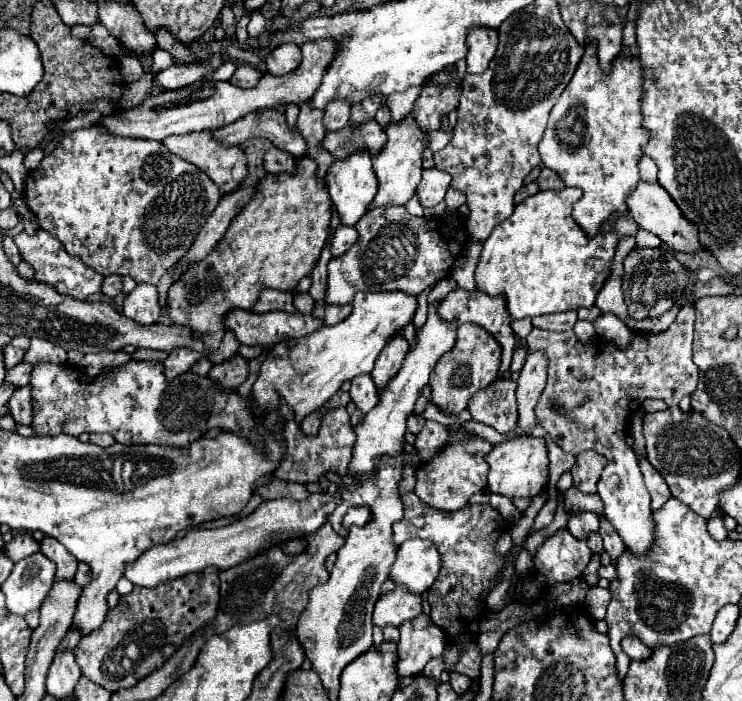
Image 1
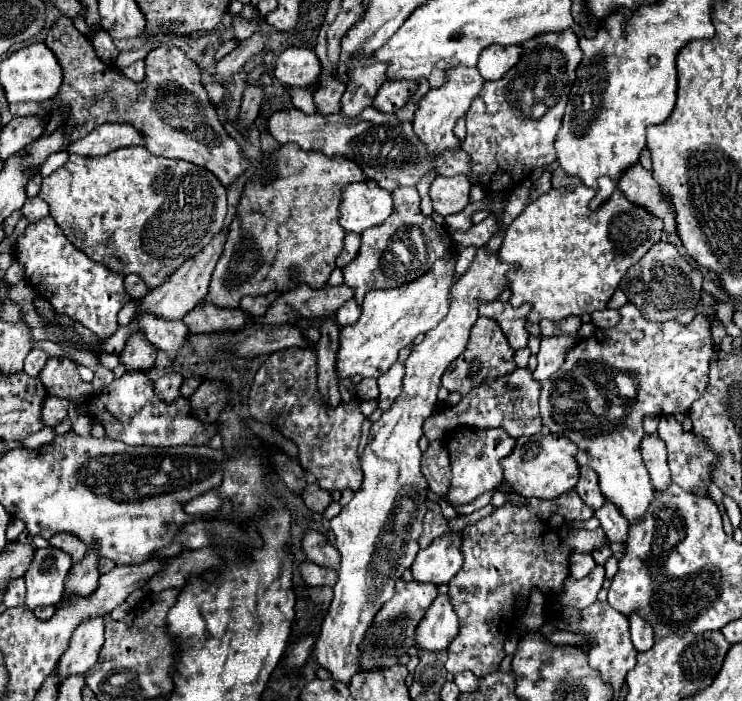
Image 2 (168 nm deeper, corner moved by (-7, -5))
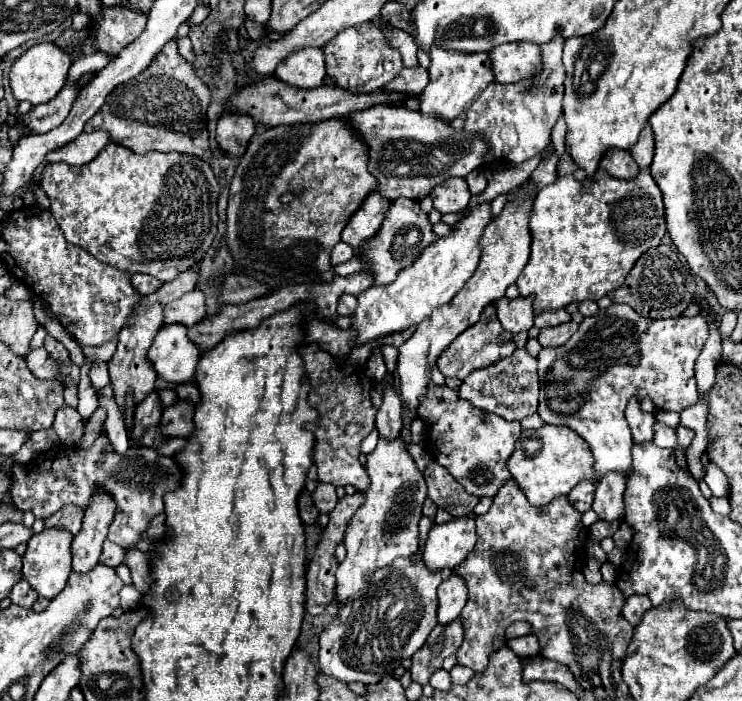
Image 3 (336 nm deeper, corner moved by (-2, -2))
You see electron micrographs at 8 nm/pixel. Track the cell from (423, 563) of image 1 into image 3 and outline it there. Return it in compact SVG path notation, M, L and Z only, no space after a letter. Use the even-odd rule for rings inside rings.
M459 517L445 525L433 525L423 549L423 563L429 571L457 567L475 545L475 519Z

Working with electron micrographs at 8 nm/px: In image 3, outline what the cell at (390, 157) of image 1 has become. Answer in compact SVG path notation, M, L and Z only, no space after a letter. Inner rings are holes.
M441 47L431 49L431 67L429 67L429 83L419 95L421 113L437 117L445 123L453 121L457 115L467 111L473 101L479 99L481 91L493 81L487 53L479 55L455 55L453 51L443 51Z

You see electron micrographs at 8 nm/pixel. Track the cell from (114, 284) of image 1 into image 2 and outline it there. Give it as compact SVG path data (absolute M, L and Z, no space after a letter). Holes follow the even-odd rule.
M128 274L126 280L124 280L124 284L126 284L126 292L128 292L134 300L144 298L146 292L148 292L148 286L146 286L144 280L142 280L140 276L136 276L136 274Z

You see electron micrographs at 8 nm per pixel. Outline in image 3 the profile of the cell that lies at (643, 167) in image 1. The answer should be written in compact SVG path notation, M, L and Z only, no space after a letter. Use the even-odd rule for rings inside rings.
M645 127L639 135L639 141L635 143L635 147L631 147L631 155L637 161L637 165L641 169L649 167L653 161L653 135L651 135L651 127Z

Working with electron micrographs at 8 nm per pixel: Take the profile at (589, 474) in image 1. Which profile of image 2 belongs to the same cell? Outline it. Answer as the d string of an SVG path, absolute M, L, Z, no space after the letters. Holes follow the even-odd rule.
M586 466L580 468L580 482L576 484L576 492L584 500L584 504L590 506L592 510L598 510L604 504L604 500L606 500L602 496L602 492L600 492L596 472L590 470L590 468L586 468Z

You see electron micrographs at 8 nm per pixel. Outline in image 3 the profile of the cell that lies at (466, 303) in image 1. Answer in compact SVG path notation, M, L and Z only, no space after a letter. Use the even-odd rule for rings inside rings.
M517 297L517 299L499 299L493 303L497 309L497 317L505 331L517 335L529 331L533 327L533 307L531 297Z

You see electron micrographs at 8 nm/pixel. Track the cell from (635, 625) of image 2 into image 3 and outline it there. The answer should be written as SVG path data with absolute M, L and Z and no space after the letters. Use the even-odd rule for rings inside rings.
M633 595L625 601L625 607L621 613L633 627L637 627L643 619L643 613L649 609L651 609L651 601L645 595Z

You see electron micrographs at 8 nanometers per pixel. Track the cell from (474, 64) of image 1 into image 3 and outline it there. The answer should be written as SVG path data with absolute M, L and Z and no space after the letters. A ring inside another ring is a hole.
M503 43L489 51L491 71L499 83L517 83L539 71L539 45Z

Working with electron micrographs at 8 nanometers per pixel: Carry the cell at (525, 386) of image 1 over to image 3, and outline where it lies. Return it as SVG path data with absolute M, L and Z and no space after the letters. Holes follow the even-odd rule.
M569 321L563 325L551 327L551 329L543 329L537 339L539 339L541 347L559 347L571 339L571 335L577 331L577 327L579 325L575 321Z

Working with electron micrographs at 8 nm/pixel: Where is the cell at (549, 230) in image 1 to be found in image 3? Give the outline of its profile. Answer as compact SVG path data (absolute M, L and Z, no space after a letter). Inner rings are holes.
M641 169L635 181L621 181L605 171L597 171L585 181L573 177L559 177L555 183L543 187L535 199L529 217L529 233L533 239L533 249L527 267L517 279L519 295L533 295L535 311L555 311L569 303L581 303L585 299L599 301L615 287L623 285L625 275L635 265L635 261L649 249L661 243L665 235L665 211L661 201L661 191L651 179L649 169Z

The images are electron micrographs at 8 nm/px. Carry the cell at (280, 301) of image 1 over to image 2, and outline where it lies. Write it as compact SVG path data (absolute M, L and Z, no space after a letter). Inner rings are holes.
M270 292L266 296L244 296L240 300L240 308L250 316L262 316L270 308L270 304L276 300L276 296L278 292Z

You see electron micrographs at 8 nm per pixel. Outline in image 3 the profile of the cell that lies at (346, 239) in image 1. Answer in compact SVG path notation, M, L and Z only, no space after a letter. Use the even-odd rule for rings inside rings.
M341 241L333 251L331 251L331 265L339 265L349 261L355 255L355 249L349 247L345 241Z

